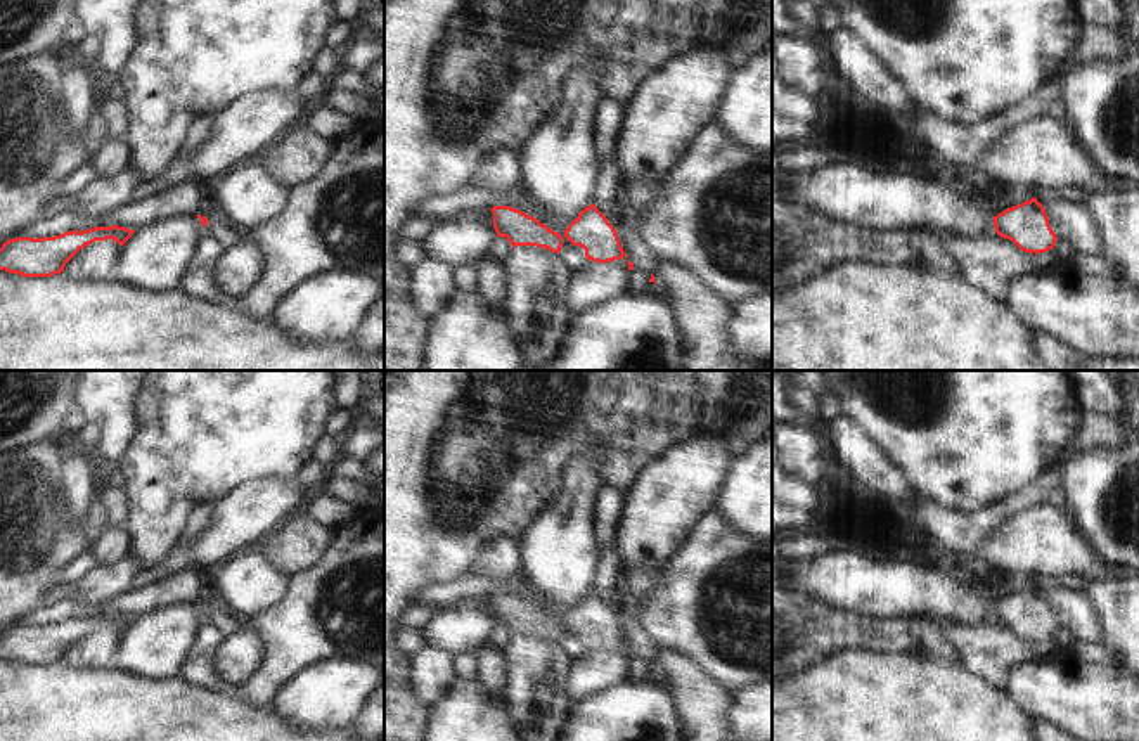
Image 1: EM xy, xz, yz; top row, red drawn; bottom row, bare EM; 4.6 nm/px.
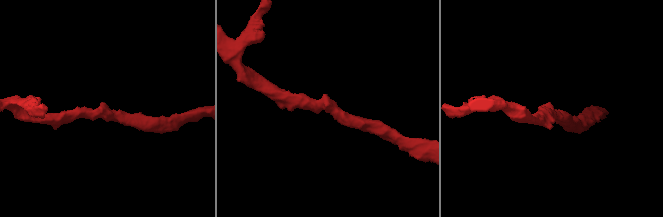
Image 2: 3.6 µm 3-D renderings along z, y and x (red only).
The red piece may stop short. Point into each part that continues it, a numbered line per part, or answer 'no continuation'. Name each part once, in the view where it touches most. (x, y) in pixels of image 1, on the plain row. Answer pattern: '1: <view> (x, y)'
no continuation

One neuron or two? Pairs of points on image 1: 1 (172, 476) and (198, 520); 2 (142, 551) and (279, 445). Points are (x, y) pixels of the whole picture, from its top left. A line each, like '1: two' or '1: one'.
1: two
2: one

